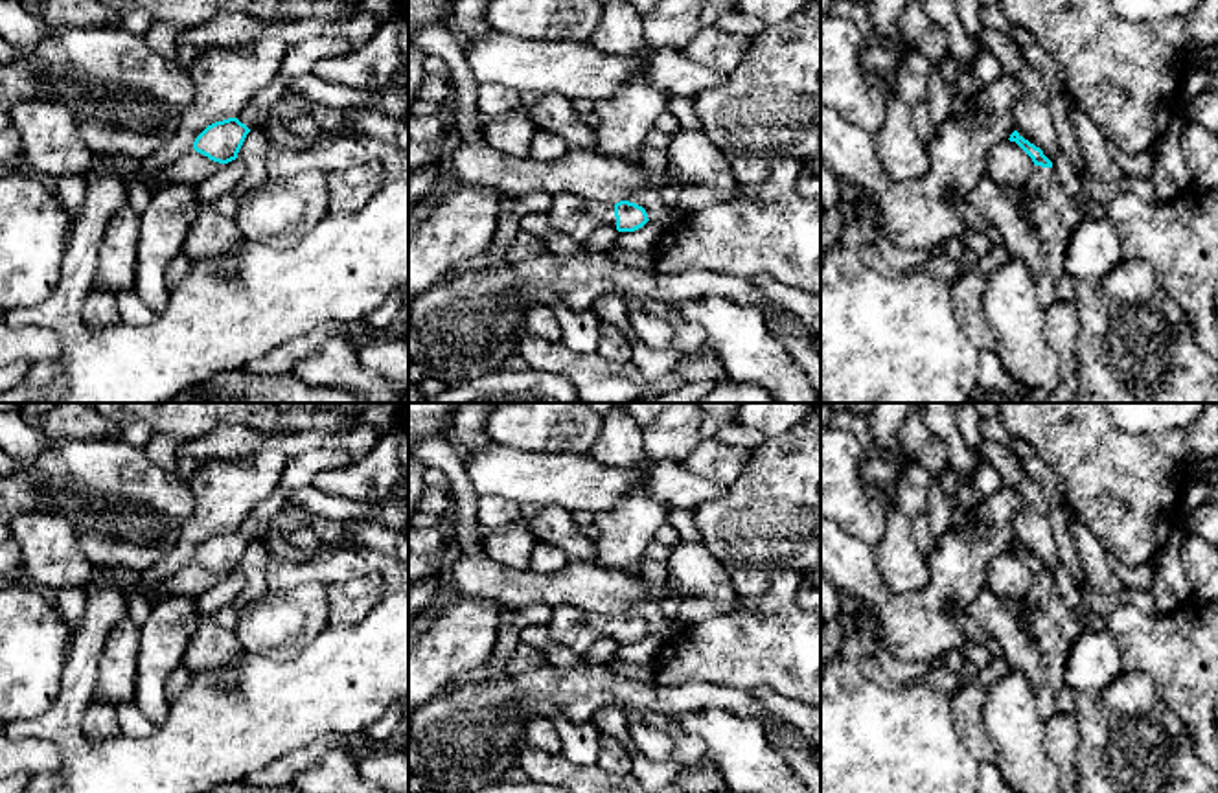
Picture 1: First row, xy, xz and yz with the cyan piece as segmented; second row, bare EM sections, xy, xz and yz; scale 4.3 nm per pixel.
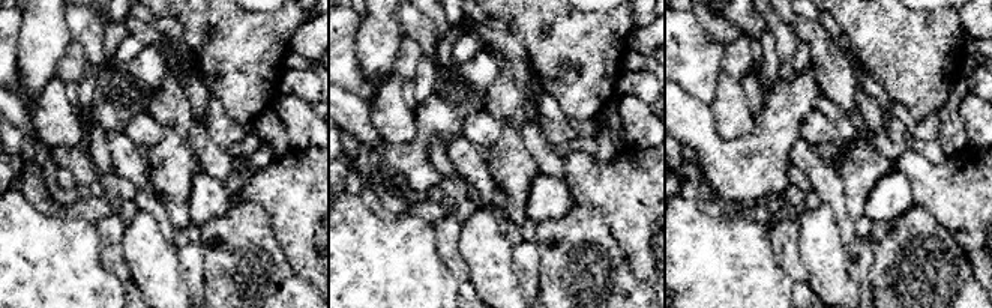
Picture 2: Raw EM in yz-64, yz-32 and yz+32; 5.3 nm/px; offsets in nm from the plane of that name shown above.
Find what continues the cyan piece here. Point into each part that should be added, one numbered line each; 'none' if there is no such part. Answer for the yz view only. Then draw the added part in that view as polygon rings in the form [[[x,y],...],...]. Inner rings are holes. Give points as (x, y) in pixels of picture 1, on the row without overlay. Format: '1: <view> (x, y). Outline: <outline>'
1: yz (1044, 613). Outline: [[[1034,578],[1016,607],[1019,622],[1041,655],[1043,679],[1052,694],[1065,684],[1065,664],[1073,644],[1087,633],[1084,618],[1058,592],[1052,580]]]

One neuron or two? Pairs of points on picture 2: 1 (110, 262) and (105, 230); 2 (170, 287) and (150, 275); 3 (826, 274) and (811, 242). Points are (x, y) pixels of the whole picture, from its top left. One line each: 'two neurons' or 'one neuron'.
1: one neuron
2: one neuron
3: one neuron

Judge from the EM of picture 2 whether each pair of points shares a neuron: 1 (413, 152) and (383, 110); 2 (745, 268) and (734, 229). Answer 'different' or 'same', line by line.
1: different
2: same

